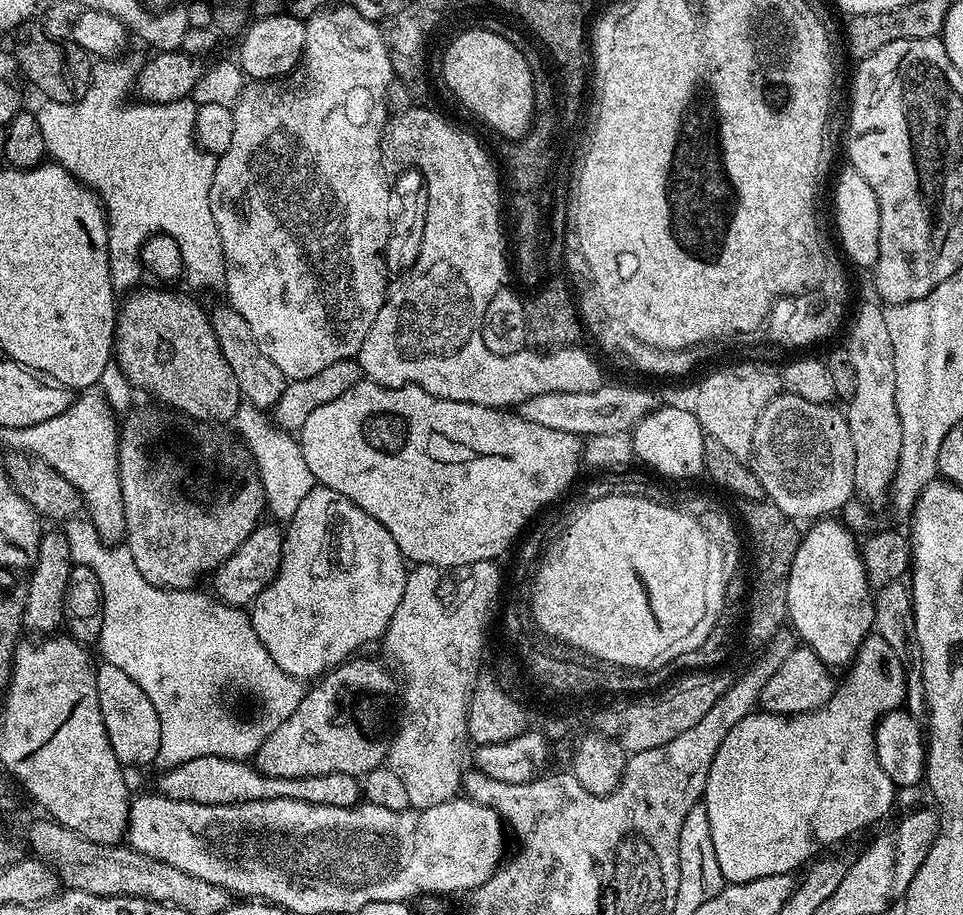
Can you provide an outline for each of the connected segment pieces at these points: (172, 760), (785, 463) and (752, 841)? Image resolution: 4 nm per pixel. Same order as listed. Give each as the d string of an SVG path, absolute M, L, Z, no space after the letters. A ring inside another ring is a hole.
M73 518L63 521L62 531L68 539L73 565L81 564L92 568L94 574L98 574L98 582L102 586L104 613L98 649L104 655L103 659L118 666L118 670L123 670L129 678L134 678L134 682L142 686L146 698L150 698L154 710L158 710L162 742L158 746L155 767L167 770L203 756L221 756L243 761L255 757L258 746L262 746L264 739L282 722L286 722L294 710L298 710L298 702L302 702L306 688L299 679L284 673L267 653L266 647L255 633L249 613L244 608L222 604L211 595L203 596L200 590L172 592L169 588L159 588L146 582L138 566L134 566L128 547L104 543L91 519ZM232 687L253 692L264 703L264 717L253 724L239 724L234 717L228 716L224 720L224 740L204 740L212 728L212 715L220 704L220 695Z
M781 391L758 414L750 467L762 482L765 497L791 520L815 522L839 513L856 491L847 415L832 404L806 402L793 392Z
M869 634L863 642L858 646L856 651L856 657L852 659L851 664L847 665L846 671L848 672L844 676L844 681L841 679L836 685L836 691L832 693L832 697L827 700L820 708L814 708L811 712L803 712L797 716L779 716L773 712L766 712L763 710L753 710L752 713L746 718L742 718L742 722L738 722L738 726L734 726L734 730L730 730L730 734L726 734L726 738L722 738L722 746L718 746L718 754L714 754L714 762L710 762L710 774L706 778L706 786L704 787L704 795L702 802L706 806L706 814L710 814L710 834L714 838L714 854L718 854L718 866L722 866L722 874L724 875L725 881L728 884L741 884L742 882L754 882L754 878L770 878L774 874L792 874L797 870L803 869L805 865L809 863L813 858L819 857L820 844L836 844L839 840L844 840L847 836L852 836L855 832L860 832L863 828L868 828L871 824L876 824L880 819L883 818L884 814L891 810L892 803L896 800L898 795L898 789L895 784L890 782L890 778L886 778L886 770L882 770L882 766L878 766L878 754L876 753L875 743L870 742L870 730L875 729L876 723L883 718L887 712L897 711L901 707L899 702L896 700L896 696L904 696L898 694L896 688L908 688L908 684L896 684L892 676L898 676L898 674L904 674L904 672L896 672L896 663L900 661L898 654L894 654L890 650L890 645L885 642L881 636L875 634Z

